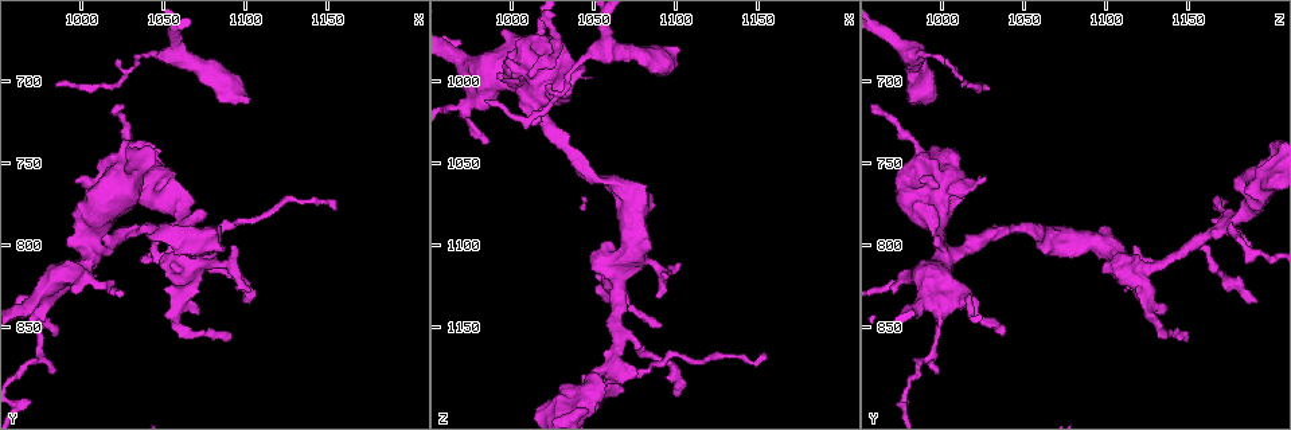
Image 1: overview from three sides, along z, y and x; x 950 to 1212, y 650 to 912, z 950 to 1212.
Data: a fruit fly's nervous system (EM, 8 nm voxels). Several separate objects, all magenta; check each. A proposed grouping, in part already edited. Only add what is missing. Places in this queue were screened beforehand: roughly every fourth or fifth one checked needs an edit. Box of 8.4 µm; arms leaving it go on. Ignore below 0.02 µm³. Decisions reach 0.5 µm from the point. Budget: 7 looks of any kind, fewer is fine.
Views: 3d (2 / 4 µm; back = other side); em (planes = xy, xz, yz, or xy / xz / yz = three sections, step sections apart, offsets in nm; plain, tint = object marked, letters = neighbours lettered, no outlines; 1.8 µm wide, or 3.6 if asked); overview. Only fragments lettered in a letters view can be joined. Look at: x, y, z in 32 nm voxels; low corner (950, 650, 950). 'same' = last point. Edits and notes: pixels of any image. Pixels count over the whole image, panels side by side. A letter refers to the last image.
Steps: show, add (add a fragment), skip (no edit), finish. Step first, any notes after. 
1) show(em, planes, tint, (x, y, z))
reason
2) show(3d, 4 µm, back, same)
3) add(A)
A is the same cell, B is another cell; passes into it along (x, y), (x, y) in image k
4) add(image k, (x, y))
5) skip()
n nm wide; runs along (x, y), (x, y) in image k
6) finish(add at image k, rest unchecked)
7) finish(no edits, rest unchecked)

show(em, planes, letters, (984, 856, 1038))
branch stops here

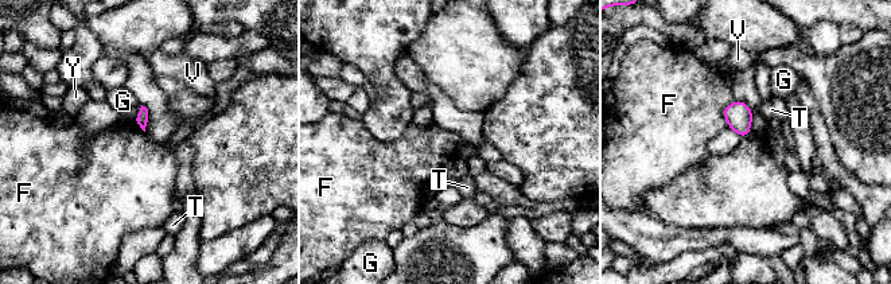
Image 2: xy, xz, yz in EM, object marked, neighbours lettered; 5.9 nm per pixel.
skip()
F, G, T, V and Y are other cells; border along (735, 100), (723, 109), (727, 127) in image 2; none of them fits

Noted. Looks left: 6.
show(3d, 4 µm, (1046, 742, 996))
stops while still wide

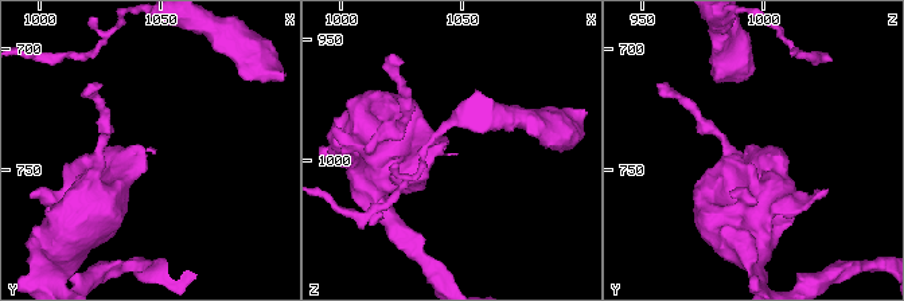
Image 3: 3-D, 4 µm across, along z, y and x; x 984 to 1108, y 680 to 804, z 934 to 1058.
show(em, 3.6 µm, planes, letters, (1046, 740, 996))

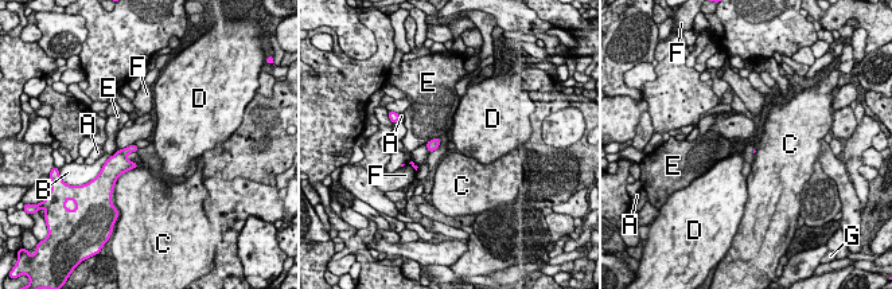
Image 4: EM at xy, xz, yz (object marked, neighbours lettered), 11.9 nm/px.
skip()
A, B, C, D, E, F and G are other cells; none of them fits

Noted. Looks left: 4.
show(em, xz, step 8, letters, (1076, 782, 1182))
an open end

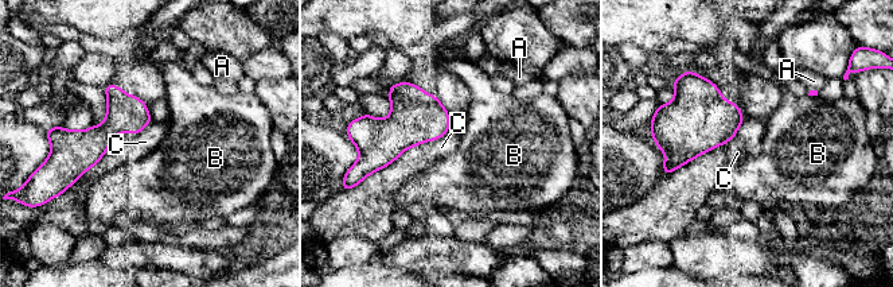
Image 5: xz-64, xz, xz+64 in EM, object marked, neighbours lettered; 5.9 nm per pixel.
show(em, planes, letters, same)
another direction

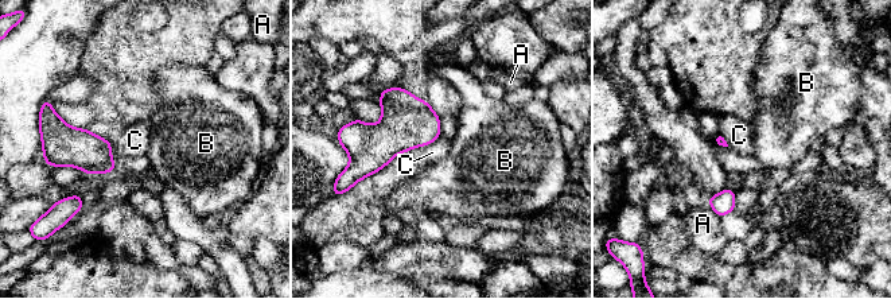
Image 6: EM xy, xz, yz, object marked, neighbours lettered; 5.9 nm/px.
skip()
A touches over 130 nm; A, B and C are other cells; border along (439, 136), (423, 147) in image 6; no lettered fragment goes on from it

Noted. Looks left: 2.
finish(no edits, rest unchecked)

